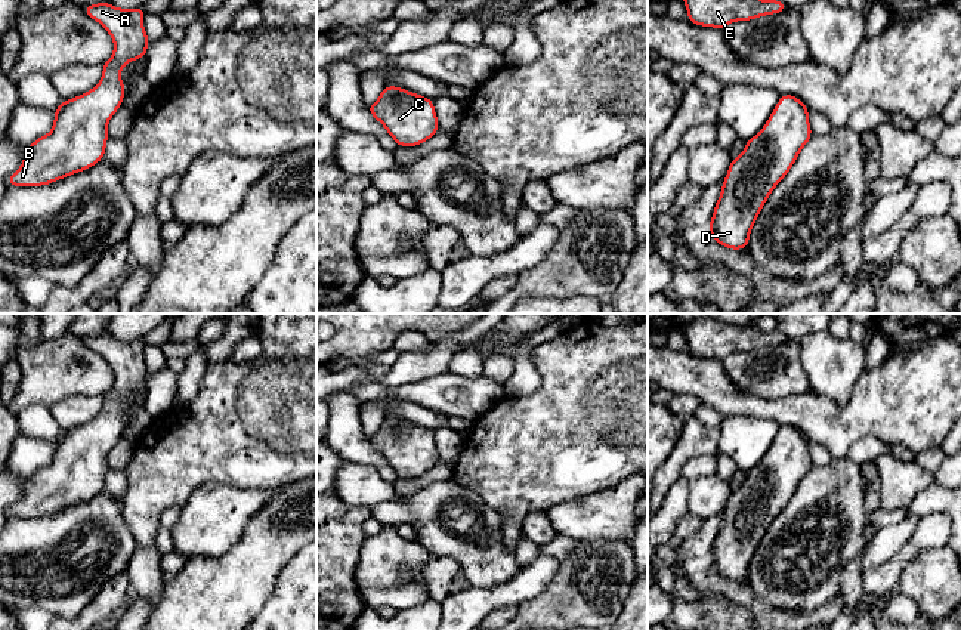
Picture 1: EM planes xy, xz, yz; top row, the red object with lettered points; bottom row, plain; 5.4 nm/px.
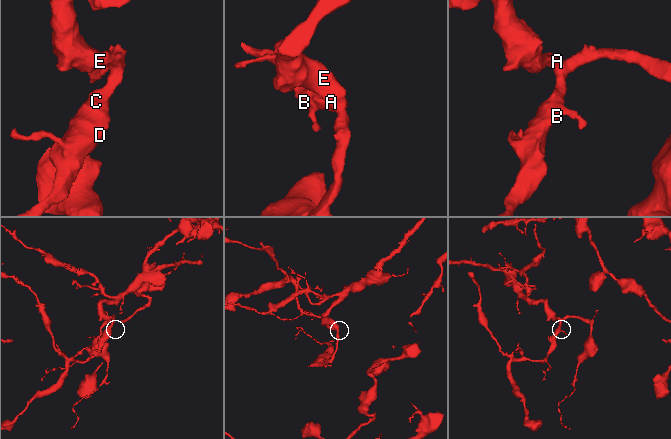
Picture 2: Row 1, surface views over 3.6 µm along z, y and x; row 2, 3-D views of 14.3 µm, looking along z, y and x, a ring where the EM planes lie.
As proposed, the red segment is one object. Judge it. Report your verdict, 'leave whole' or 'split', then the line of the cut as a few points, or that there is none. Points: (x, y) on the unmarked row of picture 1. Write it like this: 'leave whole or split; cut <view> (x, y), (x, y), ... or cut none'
leave whole; cut none

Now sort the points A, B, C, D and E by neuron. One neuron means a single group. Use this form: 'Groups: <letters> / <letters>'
Groups: A B C D E

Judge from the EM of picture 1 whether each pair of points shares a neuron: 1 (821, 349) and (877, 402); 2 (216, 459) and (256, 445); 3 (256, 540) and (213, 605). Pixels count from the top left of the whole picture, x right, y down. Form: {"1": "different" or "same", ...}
{"1": "different", "2": "same", "3": "same"}

